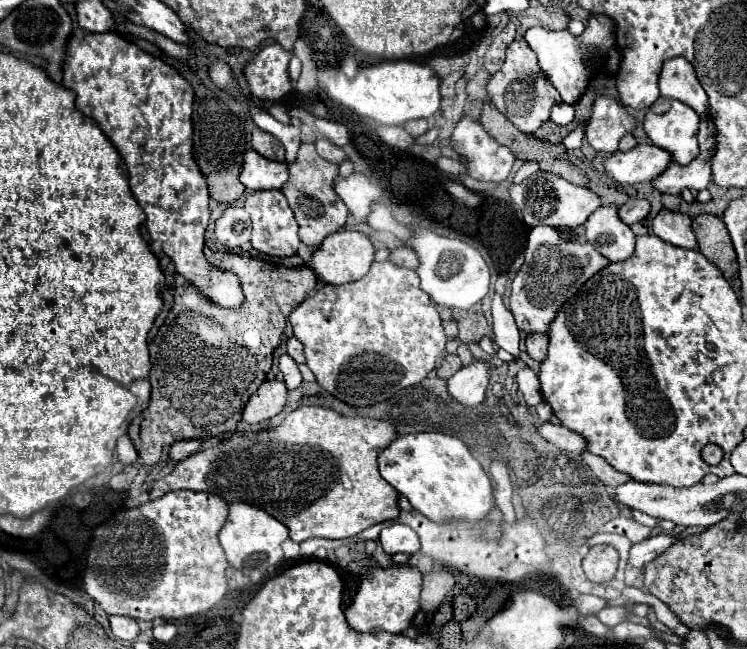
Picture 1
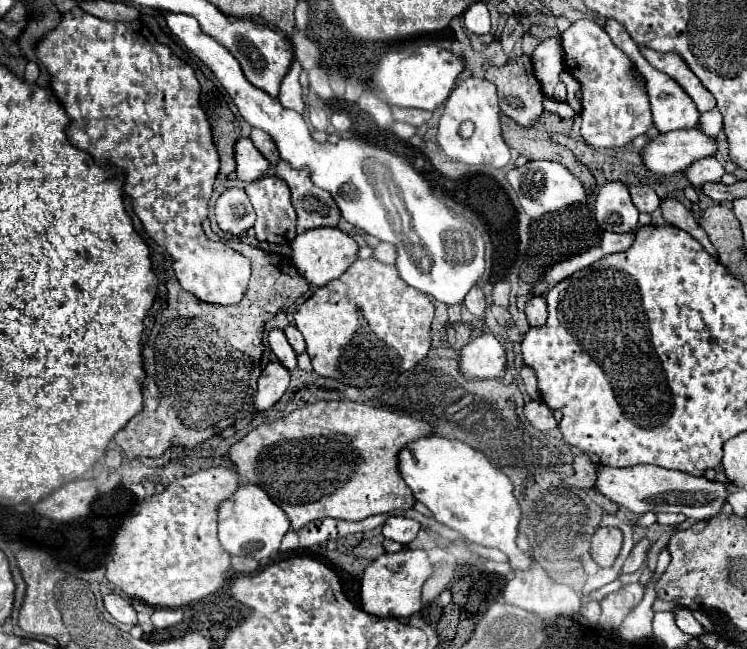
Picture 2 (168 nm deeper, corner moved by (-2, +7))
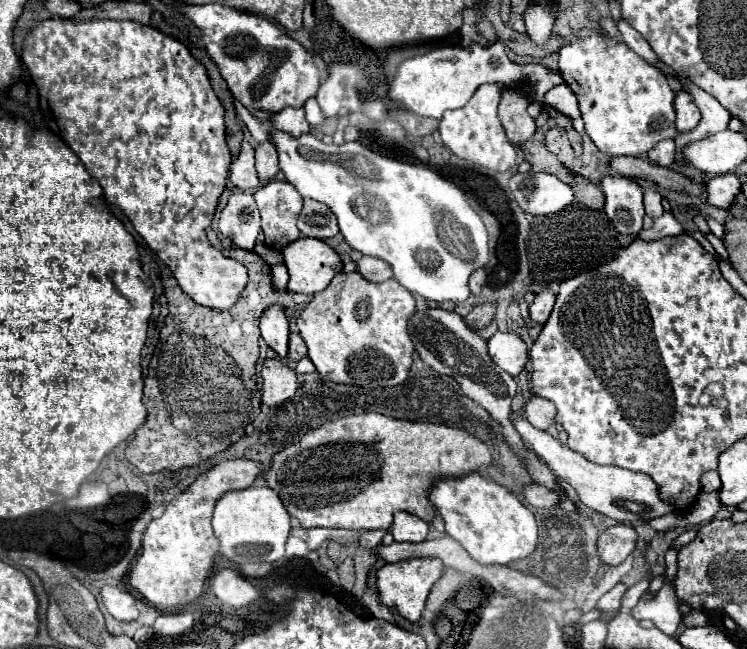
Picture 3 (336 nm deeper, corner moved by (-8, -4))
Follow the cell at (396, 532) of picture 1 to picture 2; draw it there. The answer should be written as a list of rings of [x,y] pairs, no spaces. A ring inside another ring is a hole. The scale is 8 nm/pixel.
[[[392,515],[386,519],[384,527],[382,527],[382,535],[398,541],[402,545],[408,545],[410,541],[414,541],[416,533],[420,531],[420,523],[410,519],[410,517],[402,517],[402,515]]]

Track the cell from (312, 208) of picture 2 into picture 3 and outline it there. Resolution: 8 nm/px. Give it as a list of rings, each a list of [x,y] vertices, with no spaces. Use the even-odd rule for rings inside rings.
[[[304,198],[304,208],[298,216],[298,228],[304,236],[320,240],[328,240],[340,232],[332,210],[312,198]]]

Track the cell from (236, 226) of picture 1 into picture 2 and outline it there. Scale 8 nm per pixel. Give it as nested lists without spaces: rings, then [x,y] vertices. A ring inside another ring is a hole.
[[[230,187],[218,197],[214,215],[216,215],[218,227],[224,233],[232,233],[232,235],[242,235],[244,231],[254,227],[254,221],[256,221],[254,207],[250,205],[244,189],[238,189],[238,187]]]

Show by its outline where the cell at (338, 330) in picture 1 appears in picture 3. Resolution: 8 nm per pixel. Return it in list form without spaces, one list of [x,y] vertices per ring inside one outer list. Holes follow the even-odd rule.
[[[350,272],[338,274],[324,292],[318,292],[296,322],[312,364],[326,380],[388,388],[402,384],[412,368],[416,348],[408,332],[408,322],[414,314],[414,296],[394,278],[370,282],[358,272]]]

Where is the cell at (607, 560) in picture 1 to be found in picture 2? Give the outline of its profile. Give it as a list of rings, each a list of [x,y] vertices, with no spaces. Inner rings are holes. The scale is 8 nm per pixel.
[[[598,527],[592,535],[590,555],[600,567],[610,567],[622,547],[622,531],[616,527]]]

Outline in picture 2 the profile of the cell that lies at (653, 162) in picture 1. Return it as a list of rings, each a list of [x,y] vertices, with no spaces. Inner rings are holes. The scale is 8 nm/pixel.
[[[700,127],[660,133],[642,149],[644,165],[662,175],[672,175],[688,169],[692,163],[704,157],[714,157],[718,141],[706,135]]]

